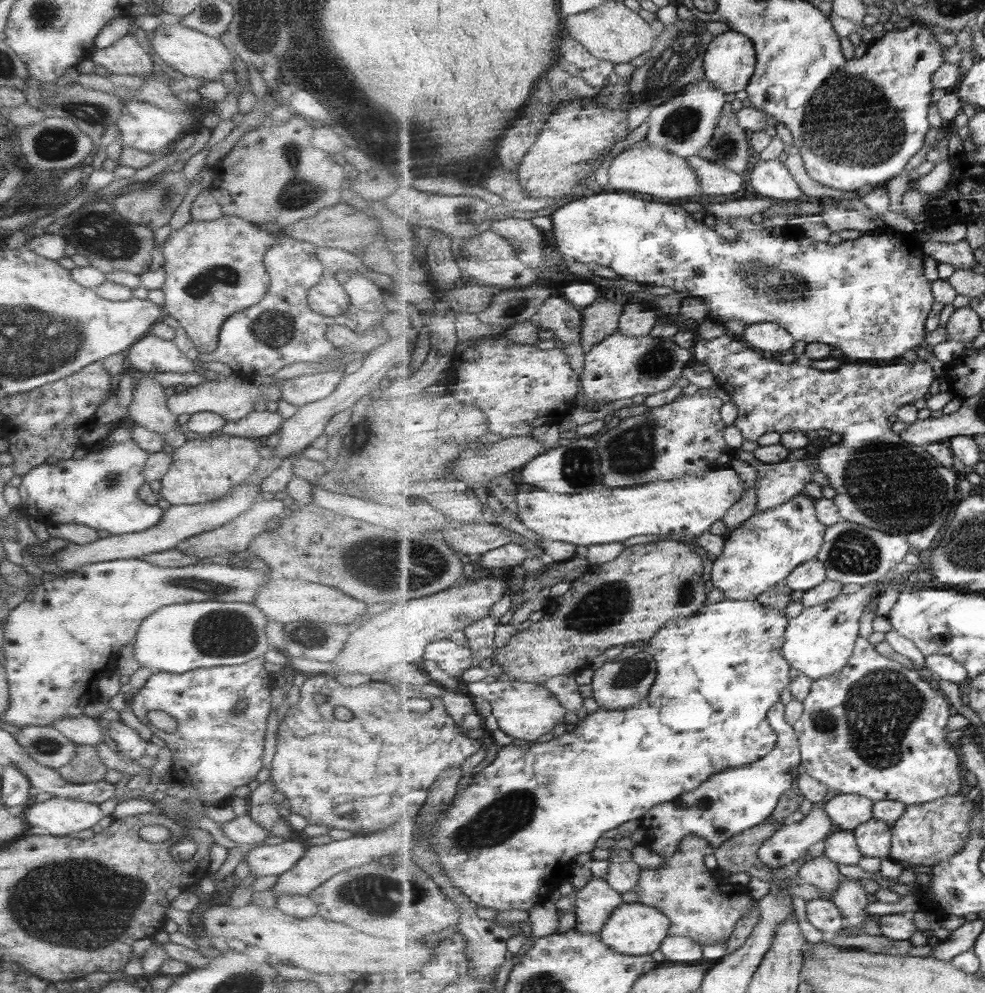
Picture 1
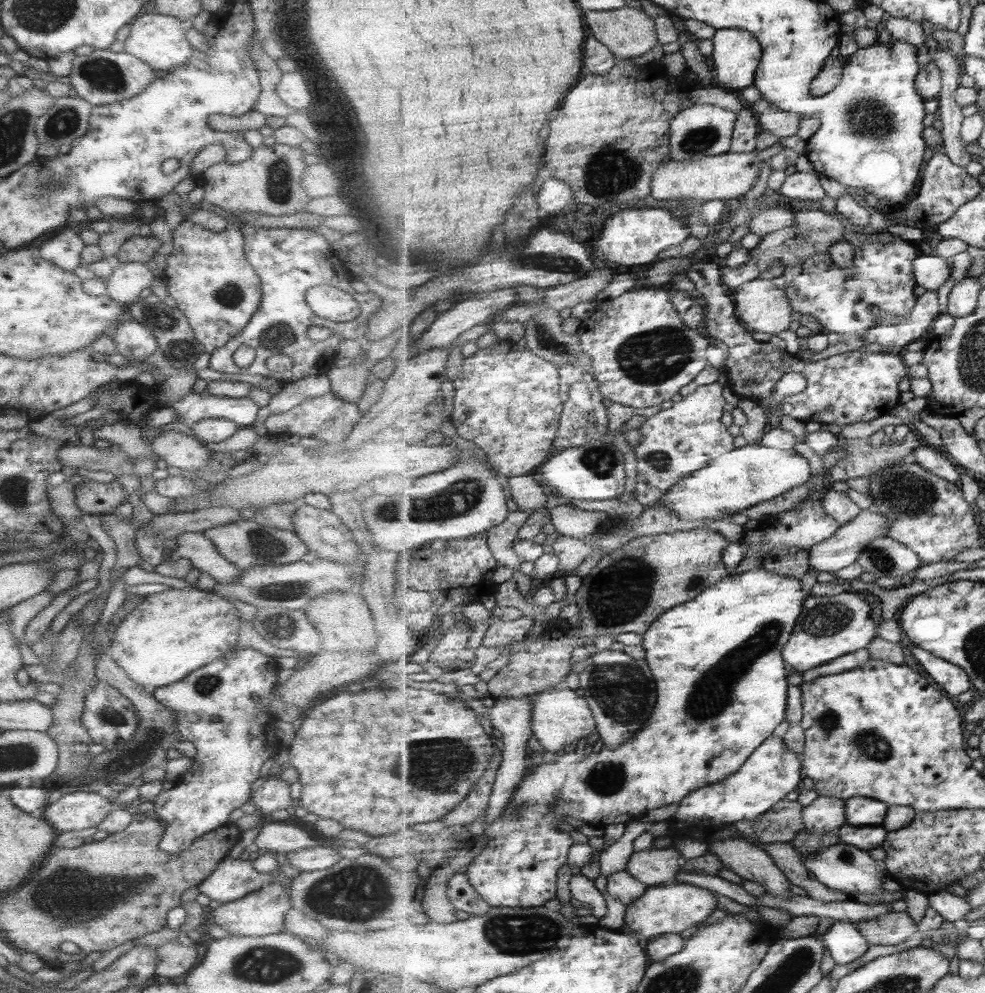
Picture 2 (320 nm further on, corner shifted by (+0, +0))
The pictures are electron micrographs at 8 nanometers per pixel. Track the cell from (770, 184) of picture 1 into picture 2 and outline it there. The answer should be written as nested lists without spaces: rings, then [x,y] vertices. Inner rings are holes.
[[[796,171],[789,175],[779,193],[788,198],[799,200],[823,200],[827,196],[825,188],[819,182],[819,173]]]

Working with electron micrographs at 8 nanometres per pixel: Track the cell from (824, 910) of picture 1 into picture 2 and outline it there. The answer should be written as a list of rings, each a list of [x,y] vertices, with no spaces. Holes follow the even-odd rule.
[[[833,919],[831,927],[821,936],[836,964],[851,964],[865,956],[871,948],[856,923],[847,920]]]

